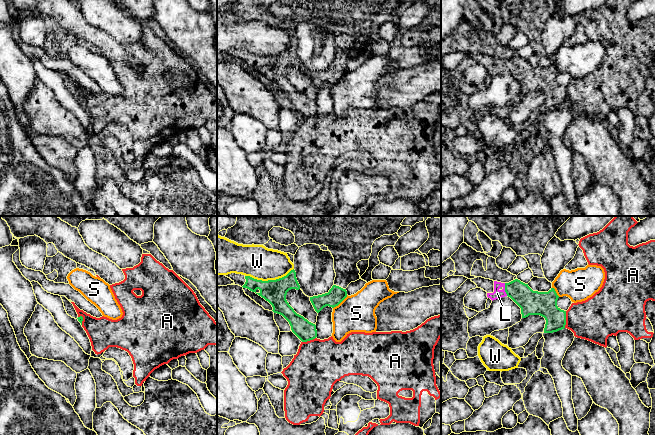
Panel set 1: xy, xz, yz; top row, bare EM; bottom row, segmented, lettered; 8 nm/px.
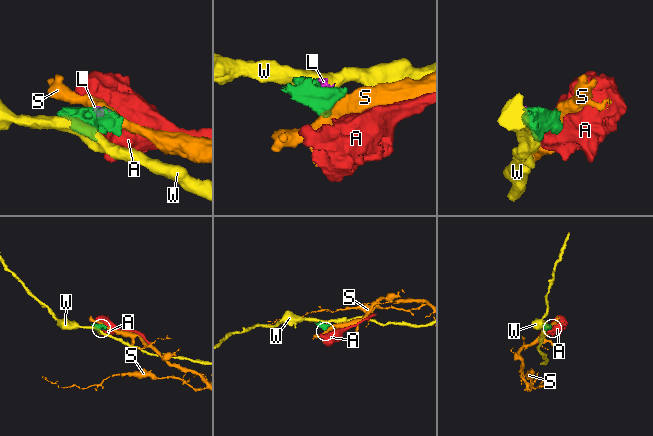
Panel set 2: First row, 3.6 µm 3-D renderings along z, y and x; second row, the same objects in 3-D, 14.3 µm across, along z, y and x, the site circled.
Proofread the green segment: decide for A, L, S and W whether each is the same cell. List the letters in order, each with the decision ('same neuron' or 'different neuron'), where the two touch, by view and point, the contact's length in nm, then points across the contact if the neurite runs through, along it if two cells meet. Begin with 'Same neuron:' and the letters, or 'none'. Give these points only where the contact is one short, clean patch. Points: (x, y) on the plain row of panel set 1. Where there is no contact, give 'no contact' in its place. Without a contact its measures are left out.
Same neuron: L
A: different neuron | yz (565, 95) | 140 nm
L: same neuron | yz (505, 65) | 110 nm
S: different neuron | xz (340, 78) | 160 nm
W: different neuron | xz (269, 56) | 400 nm

